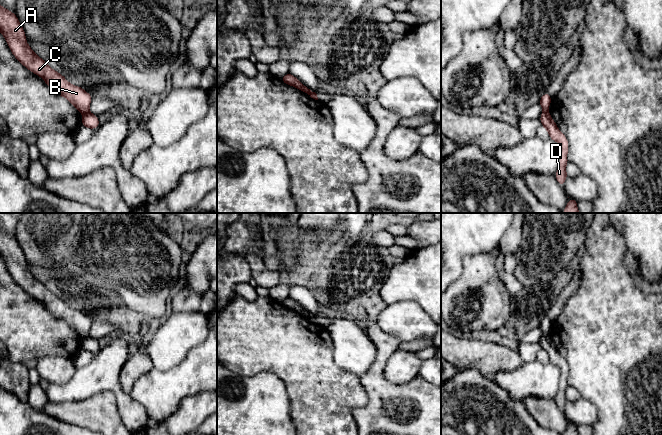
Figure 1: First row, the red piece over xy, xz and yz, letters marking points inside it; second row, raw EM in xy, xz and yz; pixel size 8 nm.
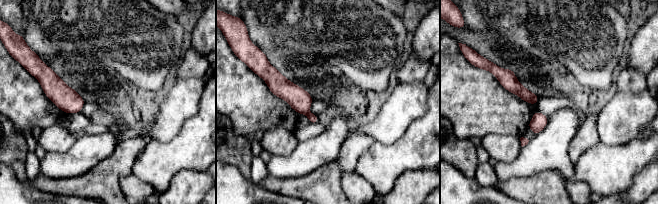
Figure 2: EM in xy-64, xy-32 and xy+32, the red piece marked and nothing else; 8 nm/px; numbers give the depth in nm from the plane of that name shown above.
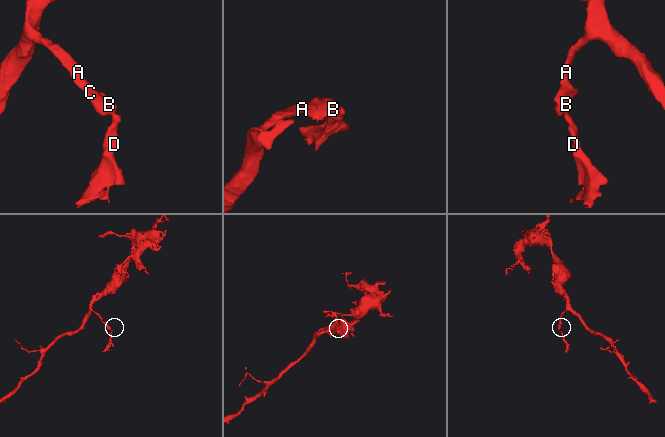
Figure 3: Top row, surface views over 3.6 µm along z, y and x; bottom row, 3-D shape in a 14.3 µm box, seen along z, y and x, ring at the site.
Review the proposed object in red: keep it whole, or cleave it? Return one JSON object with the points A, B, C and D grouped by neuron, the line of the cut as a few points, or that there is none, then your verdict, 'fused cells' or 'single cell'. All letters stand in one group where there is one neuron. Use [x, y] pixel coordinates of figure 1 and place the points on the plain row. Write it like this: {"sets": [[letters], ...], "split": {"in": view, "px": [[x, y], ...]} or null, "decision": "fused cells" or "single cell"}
{"sets": [["A", "B", "C"], ["D"]], "split": {"in": "xy", "px": [[88, 335], [83, 338]]}, "decision": "fused cells"}

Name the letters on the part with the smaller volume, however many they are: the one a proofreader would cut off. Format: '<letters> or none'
D

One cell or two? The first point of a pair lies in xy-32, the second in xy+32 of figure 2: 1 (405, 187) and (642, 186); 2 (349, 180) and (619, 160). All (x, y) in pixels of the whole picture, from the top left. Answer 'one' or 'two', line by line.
1: one
2: two

